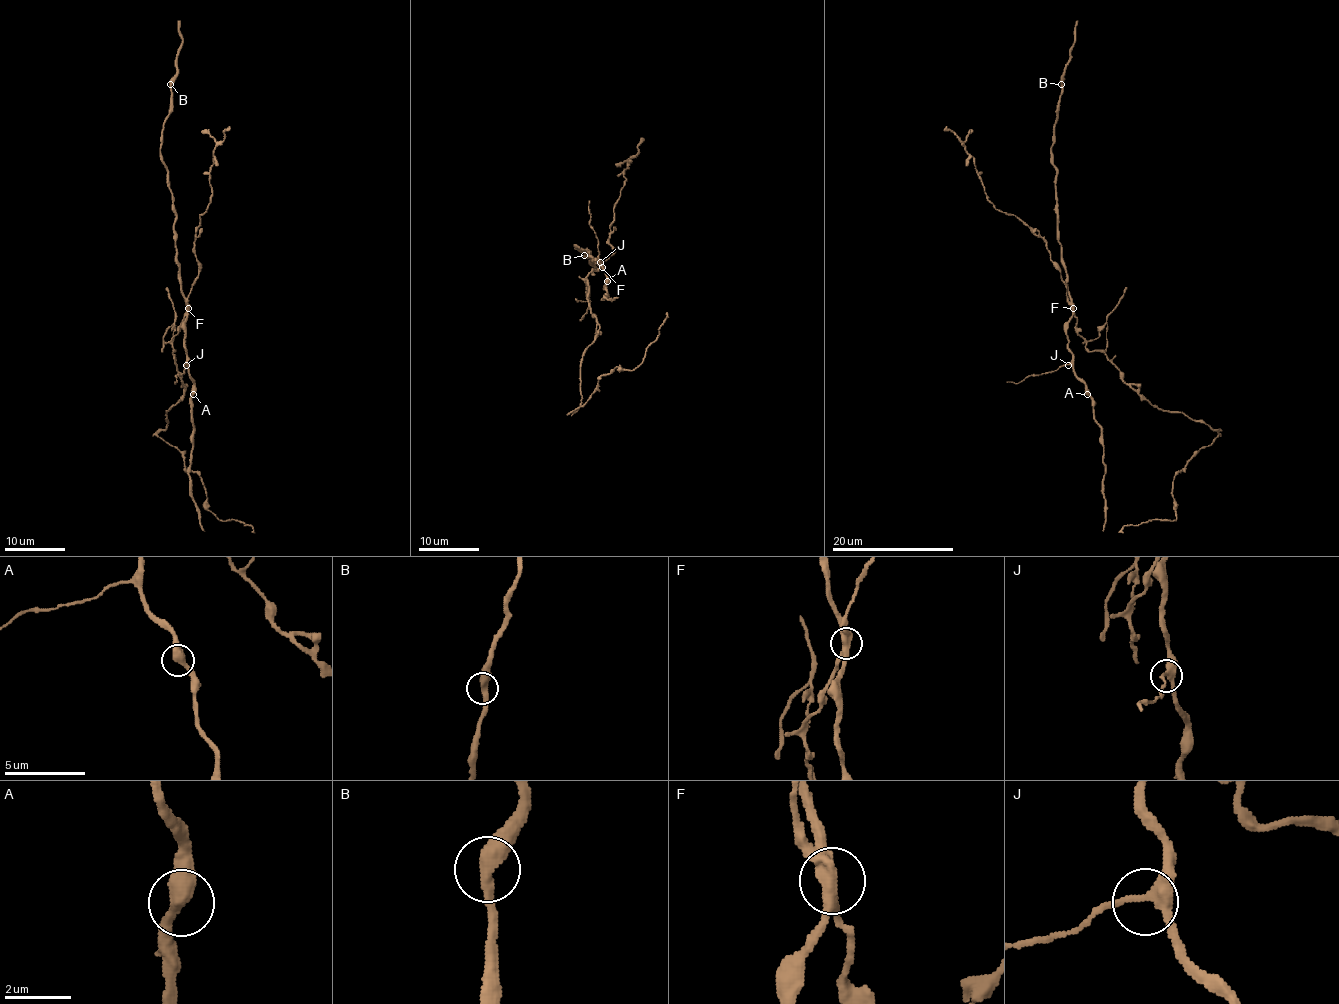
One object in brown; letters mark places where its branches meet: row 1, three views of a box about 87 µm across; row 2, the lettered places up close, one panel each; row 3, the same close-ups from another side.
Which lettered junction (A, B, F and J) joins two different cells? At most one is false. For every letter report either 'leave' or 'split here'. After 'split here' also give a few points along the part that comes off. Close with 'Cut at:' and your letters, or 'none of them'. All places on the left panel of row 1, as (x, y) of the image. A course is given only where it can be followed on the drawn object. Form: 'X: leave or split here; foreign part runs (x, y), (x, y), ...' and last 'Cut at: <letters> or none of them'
A: leave
B: leave
F: split here; foreign part runs (187, 309), (172, 341), (186, 388), (158, 433), (199, 476), (208, 509), (252, 532)
J: leave
Cut at: F

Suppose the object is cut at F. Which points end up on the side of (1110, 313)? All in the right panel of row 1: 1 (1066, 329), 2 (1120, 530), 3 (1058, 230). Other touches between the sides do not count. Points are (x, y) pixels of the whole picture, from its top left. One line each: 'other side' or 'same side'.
1: other side
2: same side
3: other side

